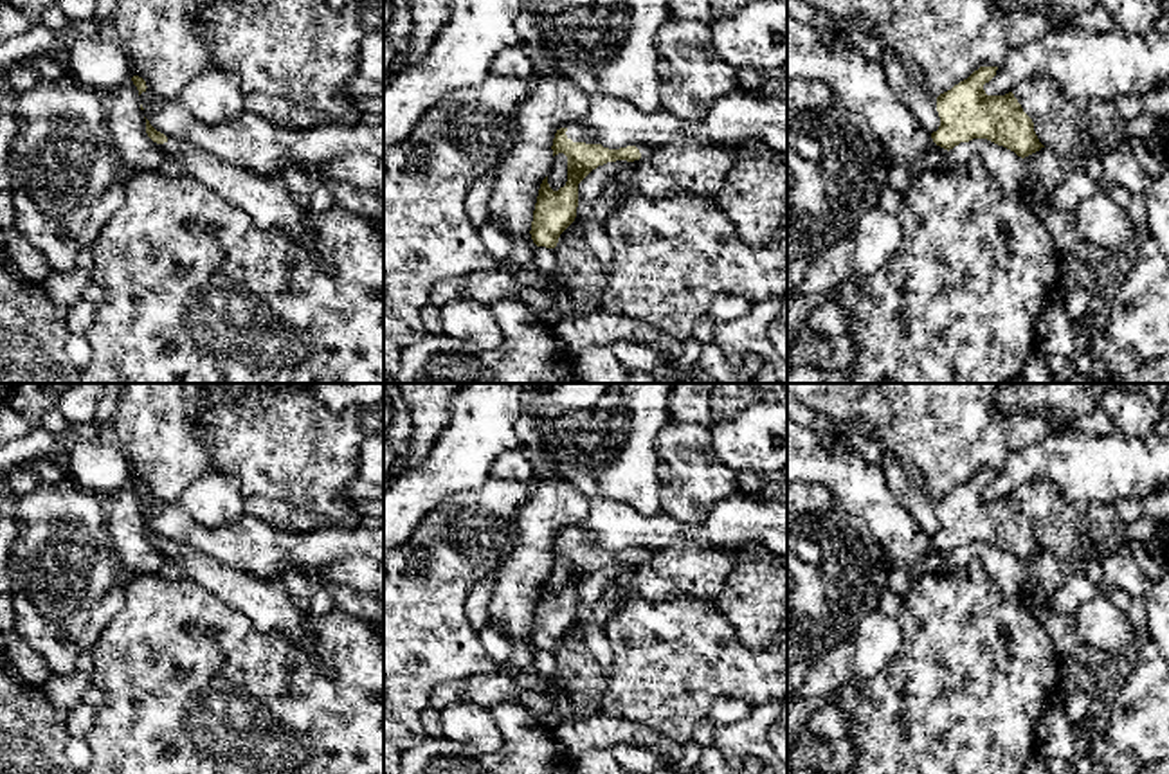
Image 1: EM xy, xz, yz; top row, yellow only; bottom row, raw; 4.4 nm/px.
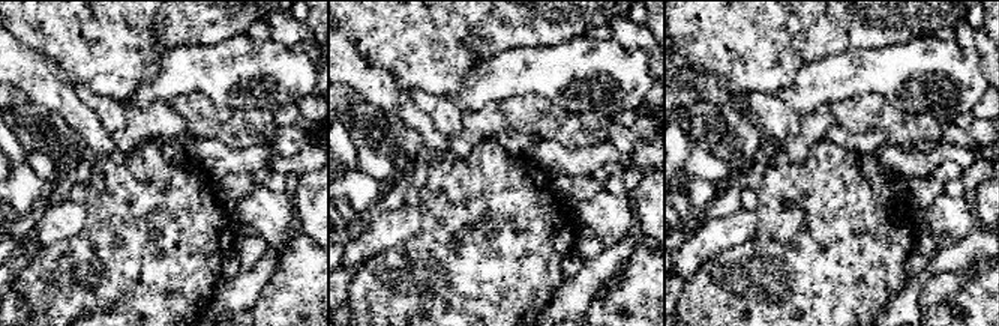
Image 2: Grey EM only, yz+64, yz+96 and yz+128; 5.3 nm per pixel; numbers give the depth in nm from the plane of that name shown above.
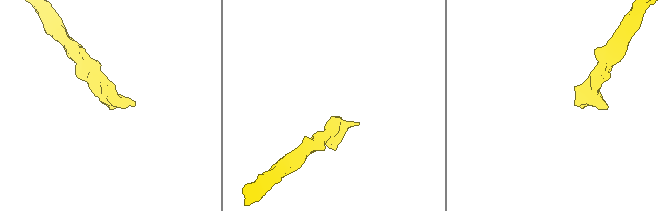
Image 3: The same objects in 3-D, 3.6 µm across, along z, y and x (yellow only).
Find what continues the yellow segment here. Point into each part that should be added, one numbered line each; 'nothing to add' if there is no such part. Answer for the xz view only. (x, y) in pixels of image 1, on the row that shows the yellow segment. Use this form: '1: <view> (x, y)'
1: xz (577, 134)

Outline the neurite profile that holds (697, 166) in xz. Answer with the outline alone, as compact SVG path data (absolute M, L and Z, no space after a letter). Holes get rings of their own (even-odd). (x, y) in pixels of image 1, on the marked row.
M684 139L641 155L632 167L607 180L602 194L593 202L596 221L605 221L625 191L643 196L715 194L742 144Z

